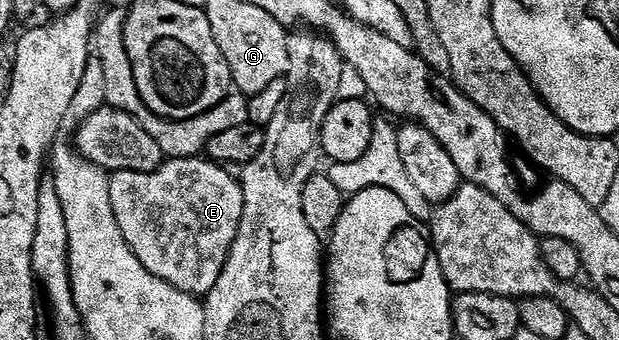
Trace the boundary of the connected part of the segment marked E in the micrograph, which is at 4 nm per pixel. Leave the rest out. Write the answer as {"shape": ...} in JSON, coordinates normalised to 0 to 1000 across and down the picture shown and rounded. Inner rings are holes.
{"shape":[[[284,462],[265,471],[246,509],[200,497],[181,506],[173,538],[173,579],[183,597],[189,668],[195,668],[195,691],[202,691],[202,715],[208,715],[215,750],[228,762],[228,785],[254,809],[254,821],[267,821],[267,832],[286,844],[286,856],[333,876],[351,821],[357,821],[357,797],[386,688],[393,629],[391,541],[372,521],[362,488],[339,468]]]}

